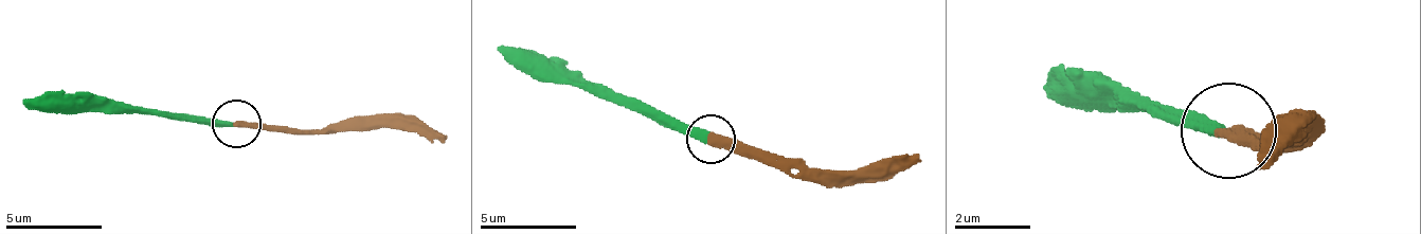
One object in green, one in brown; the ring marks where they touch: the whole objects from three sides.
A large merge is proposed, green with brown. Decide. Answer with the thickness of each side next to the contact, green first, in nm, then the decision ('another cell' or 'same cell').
360/400 nm | same cell

